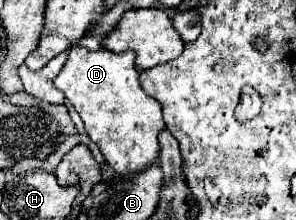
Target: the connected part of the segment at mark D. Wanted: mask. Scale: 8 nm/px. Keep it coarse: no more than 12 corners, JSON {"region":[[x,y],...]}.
{"region":[[73,45],[55,79],[121,175],[157,163],[135,53]]}

